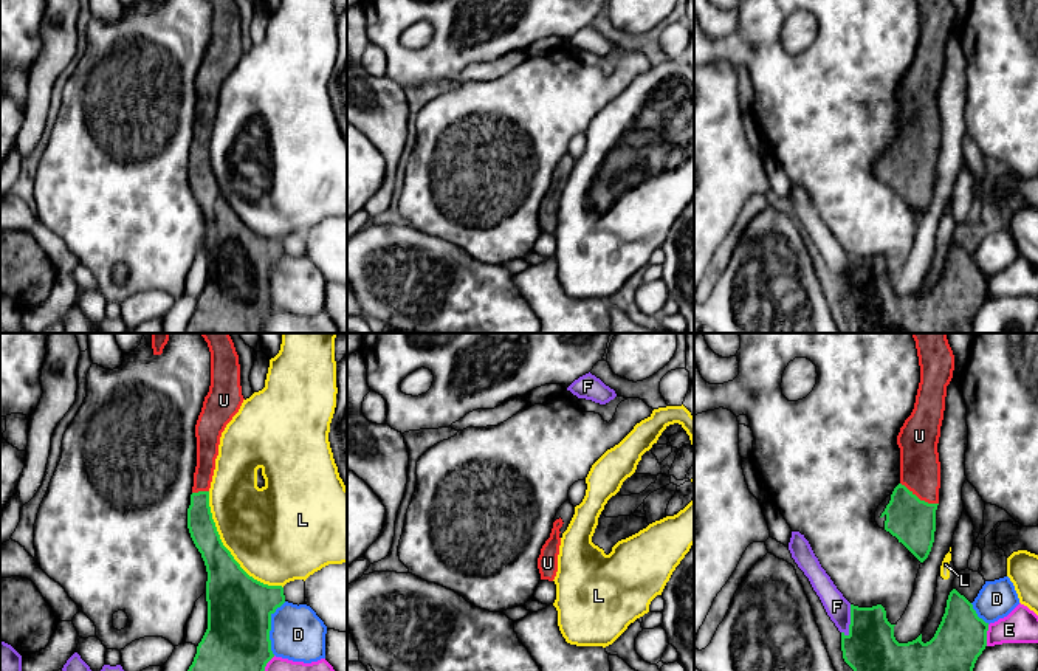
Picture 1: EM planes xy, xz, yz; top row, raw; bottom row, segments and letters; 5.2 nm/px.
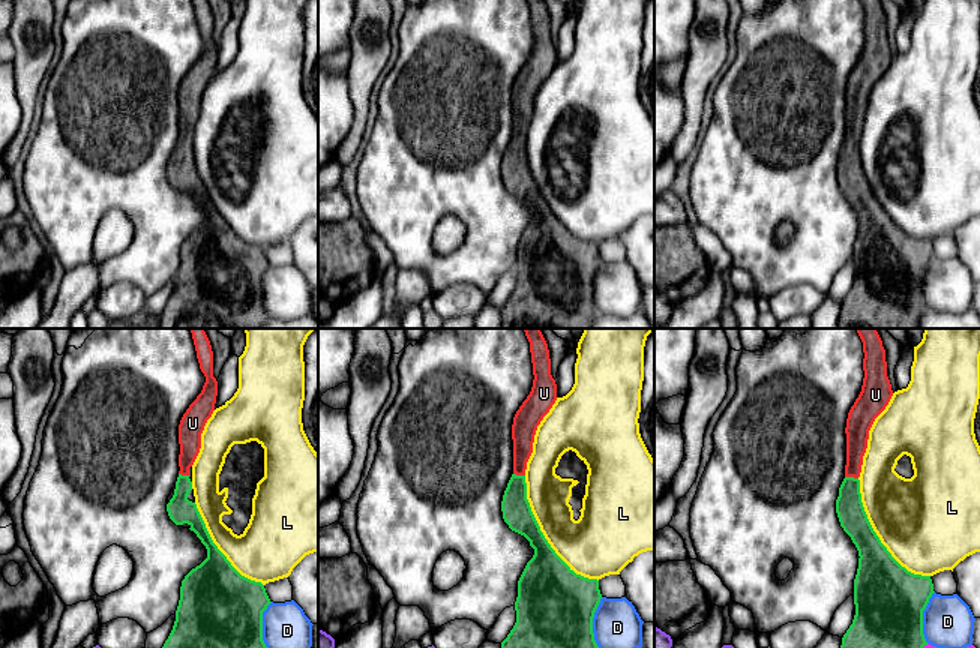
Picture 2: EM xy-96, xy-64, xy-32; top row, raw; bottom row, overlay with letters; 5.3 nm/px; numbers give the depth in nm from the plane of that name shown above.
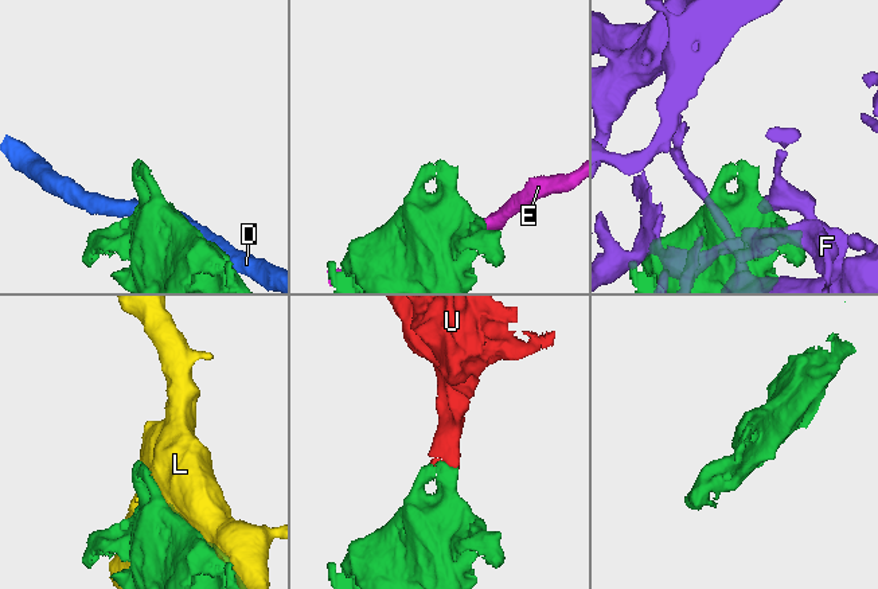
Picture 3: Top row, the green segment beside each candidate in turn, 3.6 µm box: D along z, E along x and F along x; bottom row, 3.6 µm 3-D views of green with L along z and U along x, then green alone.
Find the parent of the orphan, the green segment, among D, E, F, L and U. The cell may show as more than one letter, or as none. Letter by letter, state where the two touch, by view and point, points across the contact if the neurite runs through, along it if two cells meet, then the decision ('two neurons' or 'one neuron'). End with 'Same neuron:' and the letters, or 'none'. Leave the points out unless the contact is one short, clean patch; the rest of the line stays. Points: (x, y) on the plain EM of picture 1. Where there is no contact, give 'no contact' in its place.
D: contact xy (270, 281); two neurons
E: contact yz (986, 289); two neurons
F: contact yz (851, 273); two neurons
L: contact xy (228, 203); two neurons
U: contact yz (917, 151); way yz (911, 174), (917, 151), (919, 112); one neuron
Same neuron: U

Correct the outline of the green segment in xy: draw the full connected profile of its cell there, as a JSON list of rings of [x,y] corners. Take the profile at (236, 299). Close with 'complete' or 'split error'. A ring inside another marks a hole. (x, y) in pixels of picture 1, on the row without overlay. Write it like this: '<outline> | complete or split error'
[[[209,0],[211,39],[195,77],[197,119],[187,181],[206,219],[208,282],[186,333],[263,333],[271,304],[271,268],[285,256],[282,239],[249,229],[223,198],[209,160],[222,85],[243,48],[235,0]]] | split error

